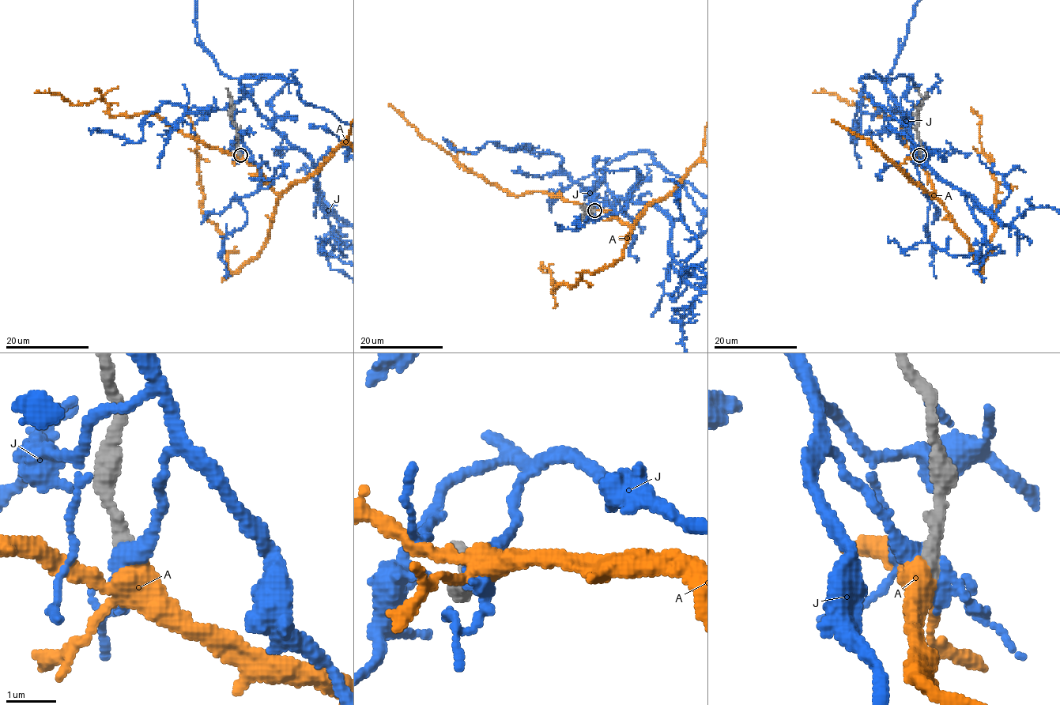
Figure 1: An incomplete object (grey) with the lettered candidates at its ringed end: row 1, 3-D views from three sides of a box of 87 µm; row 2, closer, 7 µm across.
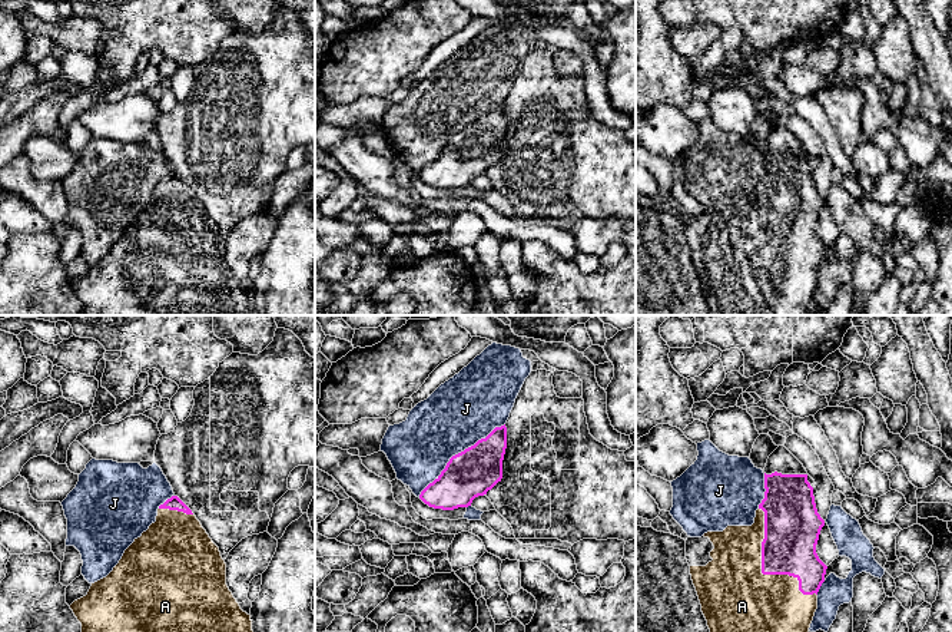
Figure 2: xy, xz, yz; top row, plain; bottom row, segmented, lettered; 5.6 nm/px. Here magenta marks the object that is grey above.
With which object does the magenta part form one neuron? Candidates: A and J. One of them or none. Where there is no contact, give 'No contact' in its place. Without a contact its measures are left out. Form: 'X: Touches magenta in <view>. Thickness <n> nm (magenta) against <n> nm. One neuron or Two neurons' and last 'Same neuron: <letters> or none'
A: Touches magenta in yz. Thickness 300 nm (magenta) against 400 nm. One neuron
J: Touches magenta in xz. Thickness 260 nm (magenta) against 380 nm. Two neurons
Same neuron: A

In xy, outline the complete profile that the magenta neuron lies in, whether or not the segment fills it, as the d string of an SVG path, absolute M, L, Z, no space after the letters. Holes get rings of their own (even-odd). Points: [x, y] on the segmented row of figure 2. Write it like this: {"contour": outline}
{"contour": "M172 496L157 509L156 522L125 550L103 579L92 583L86 596L70 605L82 632L253 632L251 615L243 612L226 585L226 563L192 510Z"}

